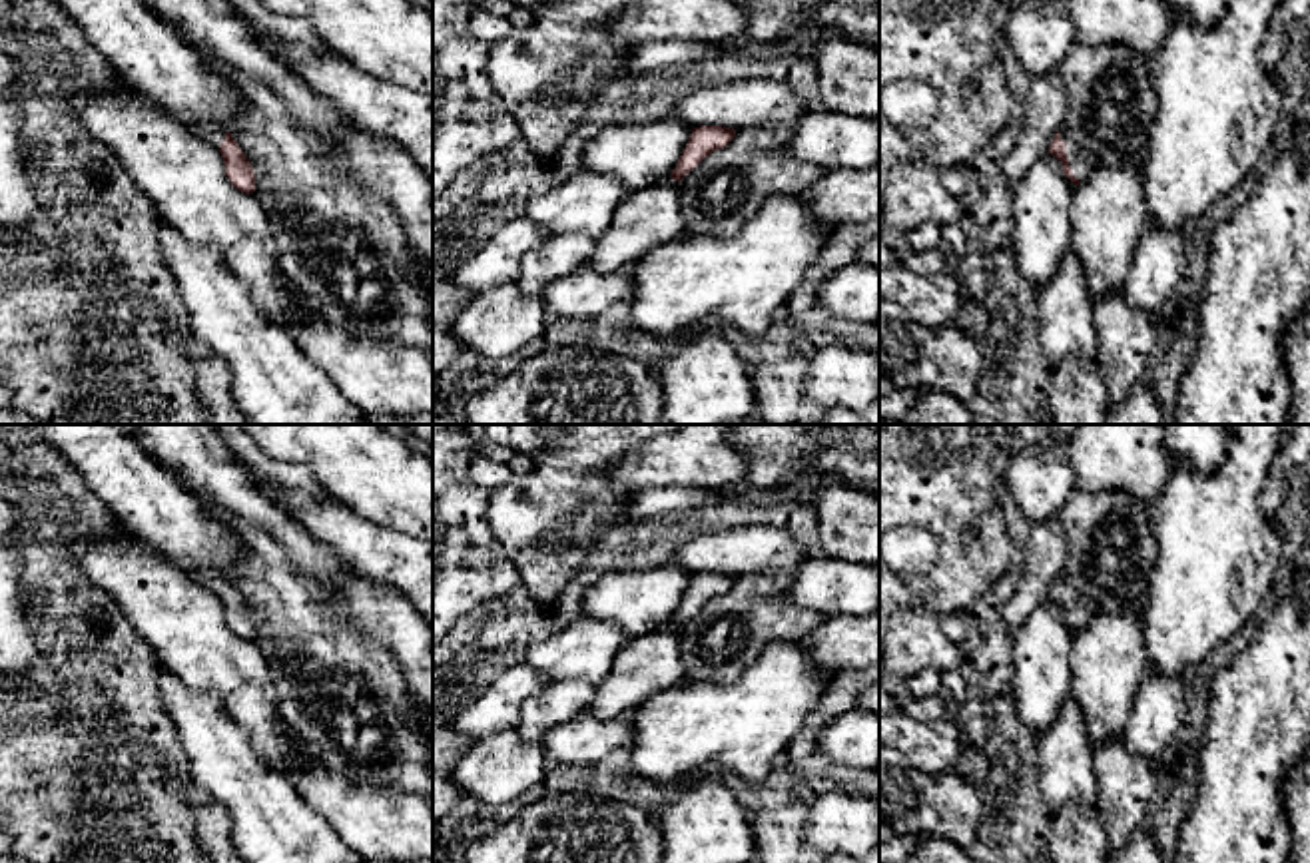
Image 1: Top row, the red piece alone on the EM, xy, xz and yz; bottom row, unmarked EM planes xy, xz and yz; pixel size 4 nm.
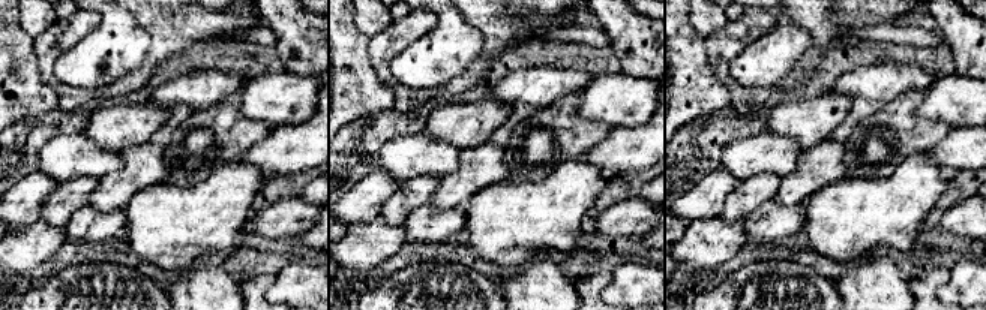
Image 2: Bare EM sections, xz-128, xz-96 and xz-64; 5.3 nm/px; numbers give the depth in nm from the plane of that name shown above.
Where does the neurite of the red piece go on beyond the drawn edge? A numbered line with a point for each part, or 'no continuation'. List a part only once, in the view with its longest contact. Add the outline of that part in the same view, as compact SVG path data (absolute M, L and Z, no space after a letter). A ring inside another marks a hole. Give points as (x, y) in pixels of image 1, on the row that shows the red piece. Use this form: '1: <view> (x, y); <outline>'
1: yz (1081, 164); M1061 130L1061 140L1067 145L1067 157L1069 157L1069 165L1071 165L1073 175L1079 181L1085 181L1091 175L1091 171L1095 169L1095 161L1093 161L1091 153L1067 130Z

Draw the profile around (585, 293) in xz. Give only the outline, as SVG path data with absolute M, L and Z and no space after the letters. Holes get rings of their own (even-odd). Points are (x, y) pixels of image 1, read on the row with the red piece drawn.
M590 263L552 281L540 295L552 319L590 319L618 301L632 299L634 269L600 273Z

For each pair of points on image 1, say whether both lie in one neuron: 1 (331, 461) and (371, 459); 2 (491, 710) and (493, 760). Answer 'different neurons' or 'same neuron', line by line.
1: same neuron
2: different neurons

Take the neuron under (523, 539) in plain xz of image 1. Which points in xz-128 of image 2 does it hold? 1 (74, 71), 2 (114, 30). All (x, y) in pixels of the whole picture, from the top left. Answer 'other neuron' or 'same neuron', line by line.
1: other neuron
2: other neuron

